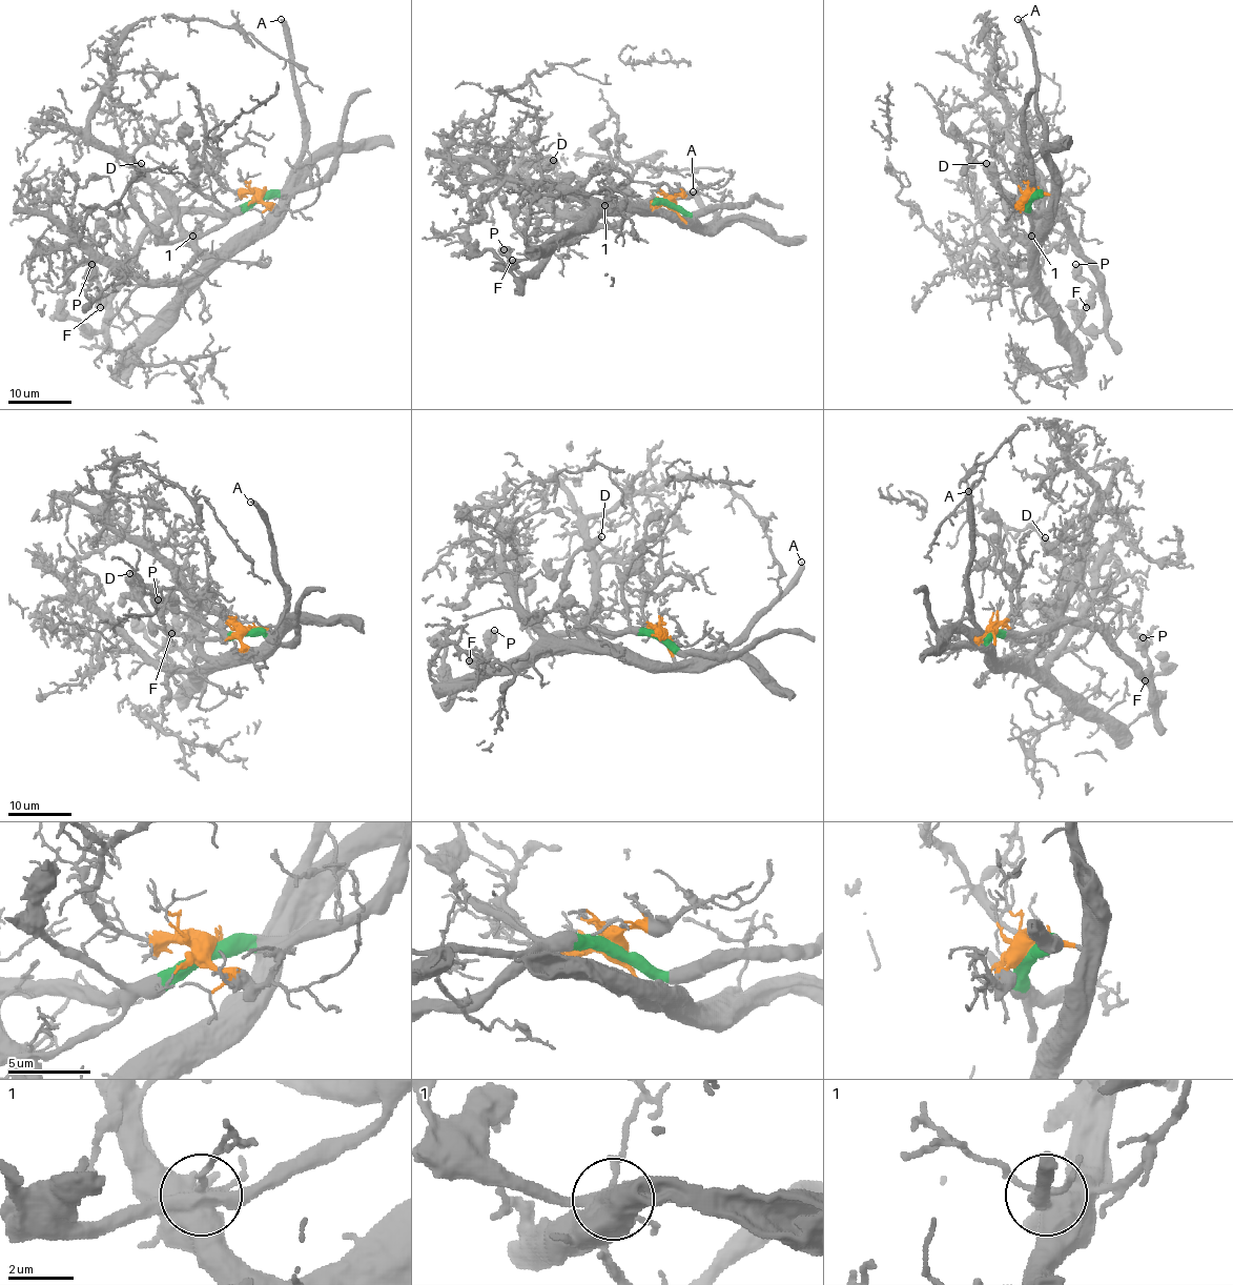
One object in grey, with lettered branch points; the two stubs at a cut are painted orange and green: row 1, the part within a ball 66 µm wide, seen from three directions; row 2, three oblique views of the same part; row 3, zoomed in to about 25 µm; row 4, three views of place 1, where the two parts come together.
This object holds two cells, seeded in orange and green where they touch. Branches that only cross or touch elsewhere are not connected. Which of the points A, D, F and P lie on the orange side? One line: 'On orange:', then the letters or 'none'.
On orange: A

